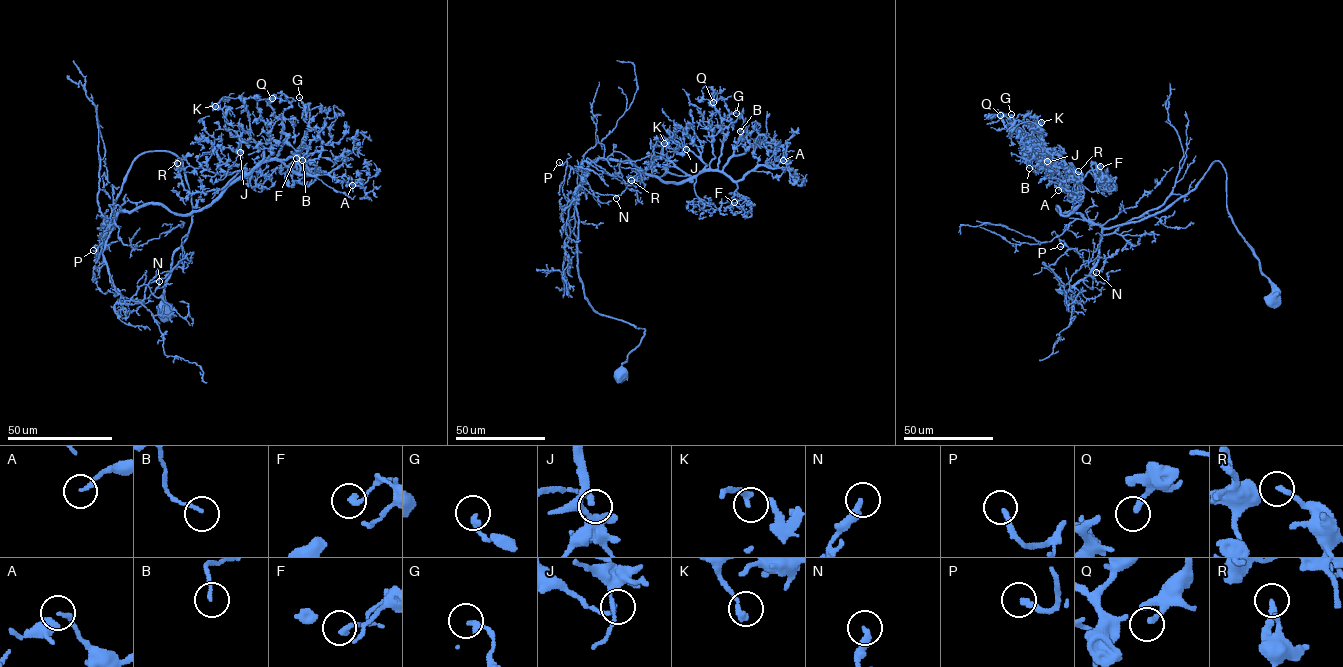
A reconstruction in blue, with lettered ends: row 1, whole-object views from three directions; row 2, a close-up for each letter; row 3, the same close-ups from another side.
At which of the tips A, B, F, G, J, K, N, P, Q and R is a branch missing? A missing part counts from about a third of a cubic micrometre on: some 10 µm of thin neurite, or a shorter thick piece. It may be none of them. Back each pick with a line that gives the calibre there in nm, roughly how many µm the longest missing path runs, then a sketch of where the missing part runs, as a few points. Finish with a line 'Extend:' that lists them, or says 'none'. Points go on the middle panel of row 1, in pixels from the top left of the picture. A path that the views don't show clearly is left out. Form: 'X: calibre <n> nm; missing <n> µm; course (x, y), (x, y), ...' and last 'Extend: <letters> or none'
Extend: none

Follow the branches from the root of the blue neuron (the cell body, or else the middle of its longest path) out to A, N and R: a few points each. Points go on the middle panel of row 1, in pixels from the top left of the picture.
A: (622, 374), (644, 329), (585, 297), (588, 166), (738, 181), (783, 160)
N: (622, 374), (644, 329), (600, 314), (585, 297), (577, 208), (567, 201), (580, 185), (616, 198)
R: (622, 374), (644, 329), (600, 314), (585, 297), (576, 190), (598, 159), (664, 181), (691, 176), (631, 180)

